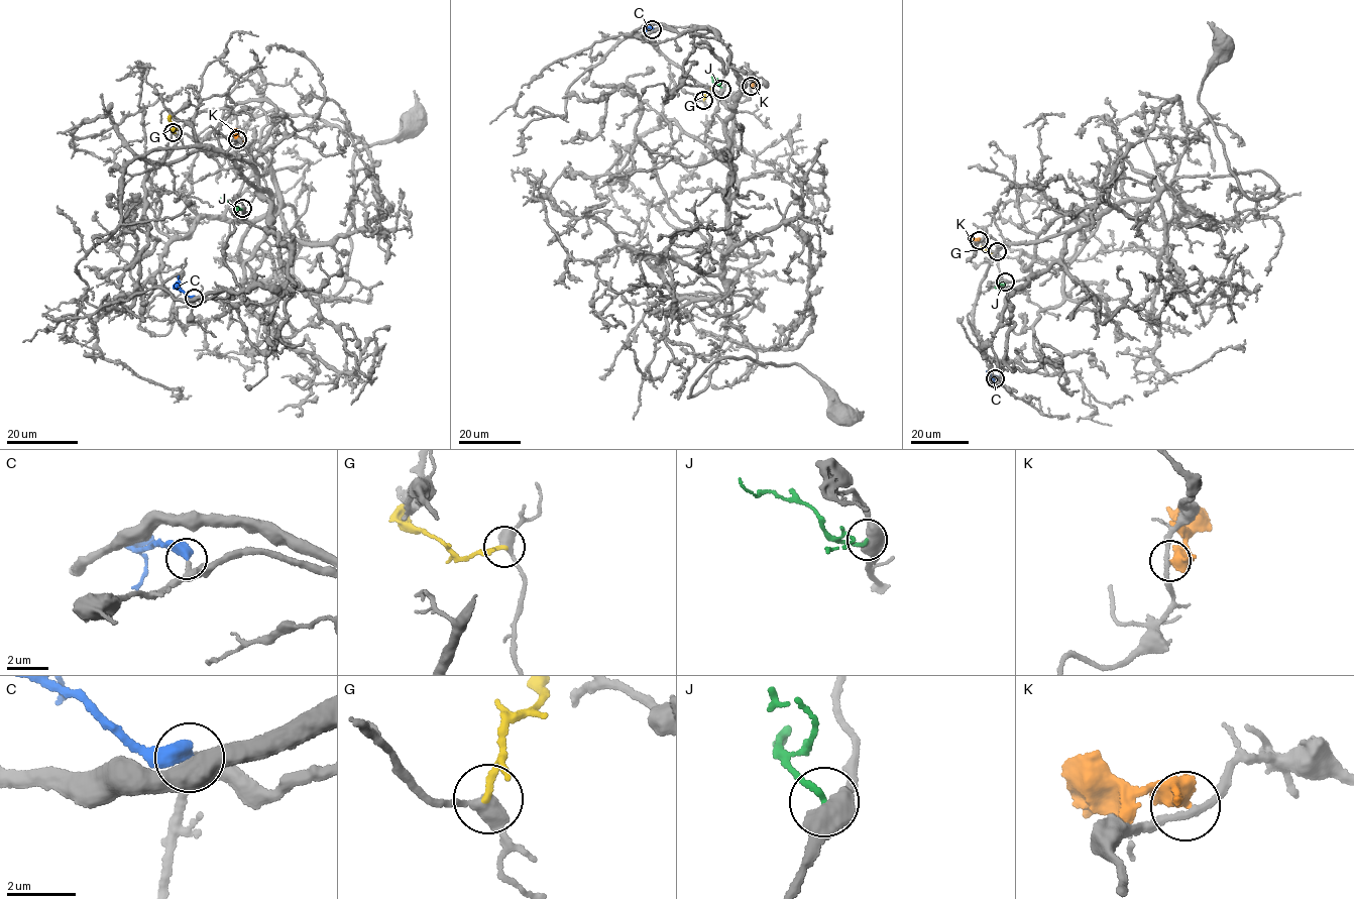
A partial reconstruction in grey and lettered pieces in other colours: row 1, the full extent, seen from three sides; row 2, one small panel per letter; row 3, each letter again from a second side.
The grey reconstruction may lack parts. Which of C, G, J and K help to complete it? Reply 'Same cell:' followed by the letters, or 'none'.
Same cell: C

